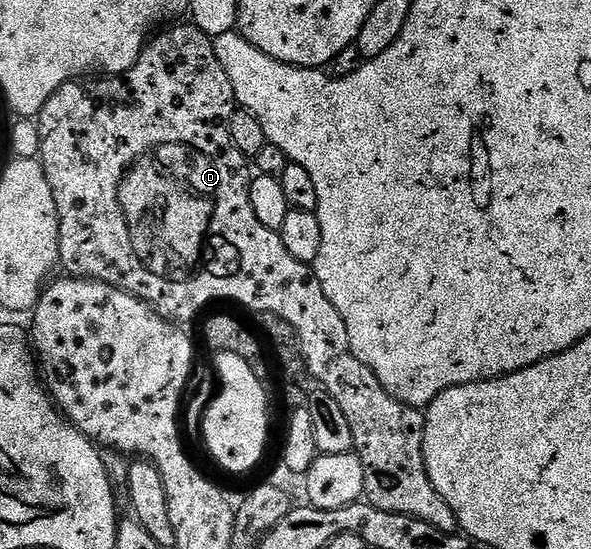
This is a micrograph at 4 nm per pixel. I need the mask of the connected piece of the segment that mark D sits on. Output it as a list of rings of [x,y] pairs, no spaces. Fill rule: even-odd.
[[[186,24],[179,25],[176,29],[161,34],[160,37],[152,36],[144,45],[143,54],[140,55],[138,63],[127,73],[104,76],[102,78],[104,81],[87,81],[88,79],[67,81],[49,98],[45,107],[39,112],[37,118],[39,127],[38,160],[43,163],[43,170],[47,176],[49,187],[53,191],[53,203],[57,207],[57,215],[59,216],[59,265],[62,268],[67,268],[64,270],[72,277],[87,277],[90,281],[104,281],[129,295],[143,298],[166,321],[172,323],[184,323],[183,321],[193,320],[210,301],[215,301],[218,297],[223,301],[236,301],[237,304],[252,309],[256,315],[264,313],[281,315],[281,319],[285,319],[285,323],[289,323],[293,327],[293,331],[297,331],[303,354],[307,360],[308,374],[314,380],[316,377],[320,381],[318,384],[334,399],[337,399],[338,406],[345,413],[355,440],[353,452],[361,459],[361,463],[365,467],[366,500],[370,501],[373,507],[381,507],[381,511],[393,511],[397,515],[409,515],[417,519],[425,519],[425,523],[433,523],[433,527],[437,527],[441,531],[446,533],[456,532],[459,529],[459,524],[453,515],[453,511],[449,511],[449,503],[445,503],[445,499],[441,499],[441,495],[437,495],[433,483],[429,483],[429,475],[425,467],[425,455],[423,454],[423,440],[425,439],[424,410],[414,409],[412,405],[406,405],[397,399],[393,399],[393,395],[389,395],[389,391],[385,391],[381,387],[377,375],[373,375],[373,371],[369,371],[369,367],[365,367],[365,363],[361,363],[361,359],[352,355],[345,319],[341,319],[337,307],[333,307],[333,303],[329,303],[329,299],[325,299],[325,291],[321,291],[321,283],[317,283],[314,268],[306,261],[293,259],[293,255],[289,255],[289,250],[285,248],[285,243],[281,243],[281,235],[278,231],[264,227],[257,220],[257,215],[253,215],[253,203],[249,203],[249,187],[251,186],[253,169],[247,156],[241,151],[237,151],[237,147],[227,130],[231,122],[231,115],[237,108],[233,95],[233,83],[229,83],[229,75],[225,75],[225,71],[217,59],[214,40],[207,37],[205,31],[201,31],[195,24]],[[143,149],[151,149],[151,153],[139,157],[142,155]],[[128,168],[132,171],[139,171],[139,173],[143,171],[143,183],[171,183],[171,217],[167,217],[171,223],[163,223],[163,231],[167,229],[169,235],[163,233],[161,237],[169,237],[171,247],[175,249],[173,259],[165,261],[173,267],[175,273],[169,273],[163,267],[165,265],[163,261],[161,261],[161,267],[157,265],[157,269],[145,267],[145,263],[141,263],[141,259],[133,251],[133,239],[129,235],[125,211],[121,211],[121,199],[119,198],[119,184],[121,179],[127,175]]]

